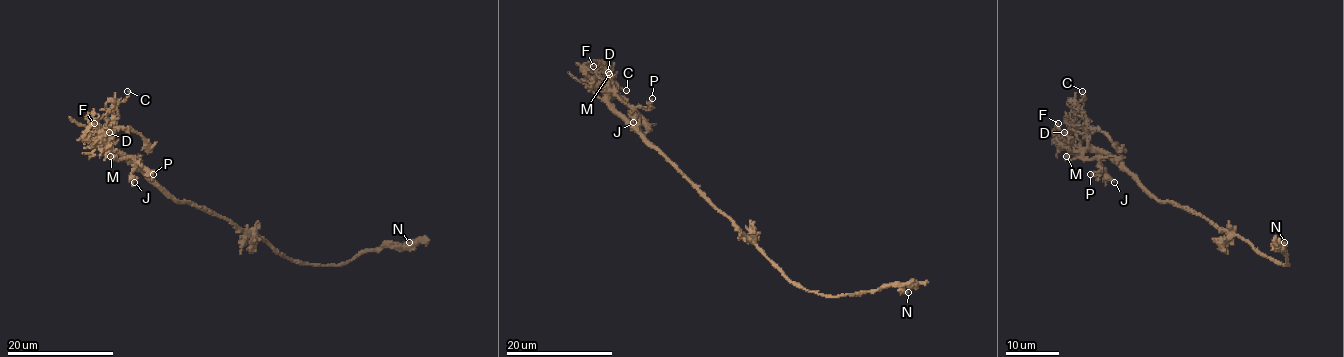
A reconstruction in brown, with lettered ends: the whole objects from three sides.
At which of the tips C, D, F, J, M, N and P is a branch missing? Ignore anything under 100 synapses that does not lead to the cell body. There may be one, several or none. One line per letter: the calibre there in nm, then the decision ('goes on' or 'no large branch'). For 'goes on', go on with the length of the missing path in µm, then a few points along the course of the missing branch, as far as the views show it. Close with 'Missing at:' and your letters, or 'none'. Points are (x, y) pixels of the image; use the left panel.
C: 130 nm thick; no large branch
D: 200 nm thick; no large branch
F: 260 nm thick; no large branch
J: 280 nm thick; no large branch
M: 140 nm thick; no large branch
N: 400 nm thick; no large branch
P: 320 nm thick; no large branch
Missing at: none

